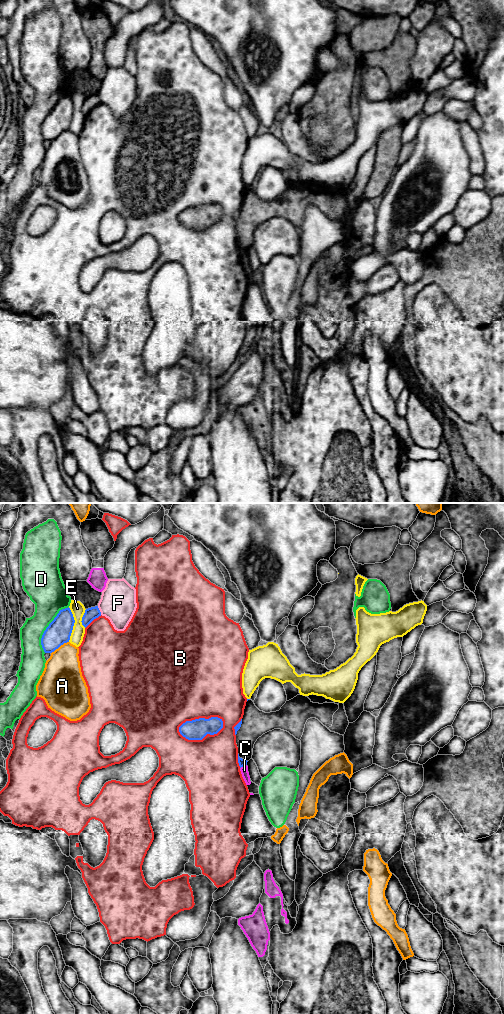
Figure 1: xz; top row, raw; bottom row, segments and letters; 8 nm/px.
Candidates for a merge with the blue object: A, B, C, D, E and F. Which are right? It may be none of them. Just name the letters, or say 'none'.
none

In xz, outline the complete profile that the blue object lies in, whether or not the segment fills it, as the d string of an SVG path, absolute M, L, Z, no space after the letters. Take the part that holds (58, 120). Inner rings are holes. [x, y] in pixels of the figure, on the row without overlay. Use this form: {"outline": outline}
{"outline": "M70 96L59 99L44 119L41 133L45 141L52 141L64 131L69 130L75 108Z"}

